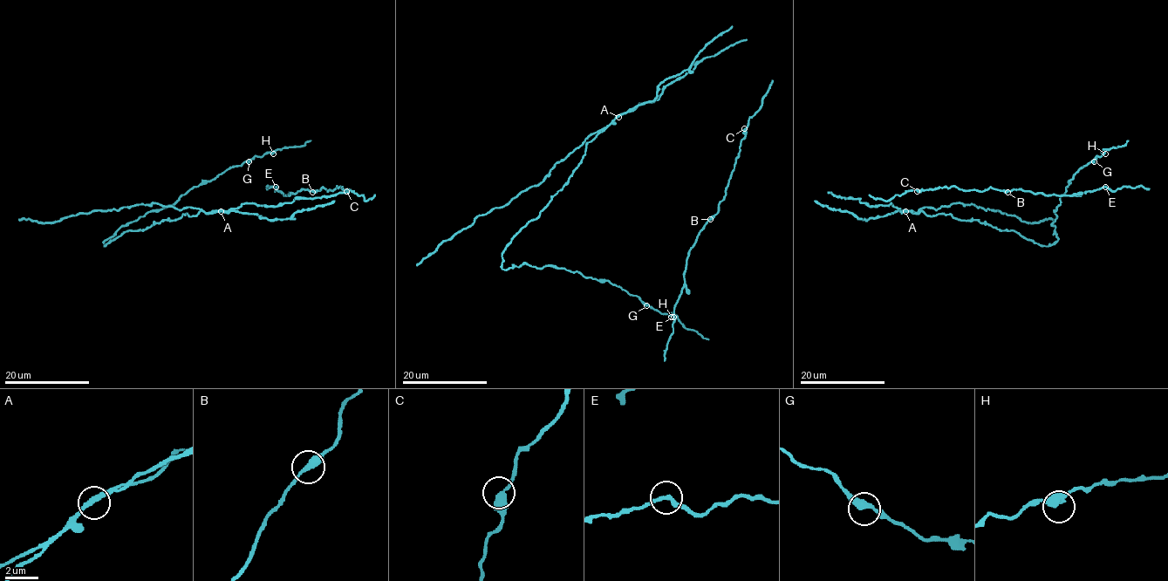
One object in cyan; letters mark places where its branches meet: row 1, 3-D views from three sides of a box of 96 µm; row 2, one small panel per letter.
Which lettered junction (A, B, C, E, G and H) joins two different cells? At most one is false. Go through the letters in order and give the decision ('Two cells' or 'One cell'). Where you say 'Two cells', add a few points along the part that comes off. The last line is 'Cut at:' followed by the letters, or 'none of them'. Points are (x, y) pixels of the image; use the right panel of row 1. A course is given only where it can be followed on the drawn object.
A: Two cells. Course of the part to remove: (905, 211), (917, 212), (925, 207), (936, 208), (961, 202), (985, 210), (993, 208), (1030, 222), (1054, 220)
B: One cell
C: One cell
E: One cell
G: One cell
H: One cell
Cut at: A

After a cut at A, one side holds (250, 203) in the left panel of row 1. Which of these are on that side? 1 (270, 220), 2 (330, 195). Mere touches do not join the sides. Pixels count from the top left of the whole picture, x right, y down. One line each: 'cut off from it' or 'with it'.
1: cut off from it
2: with it

